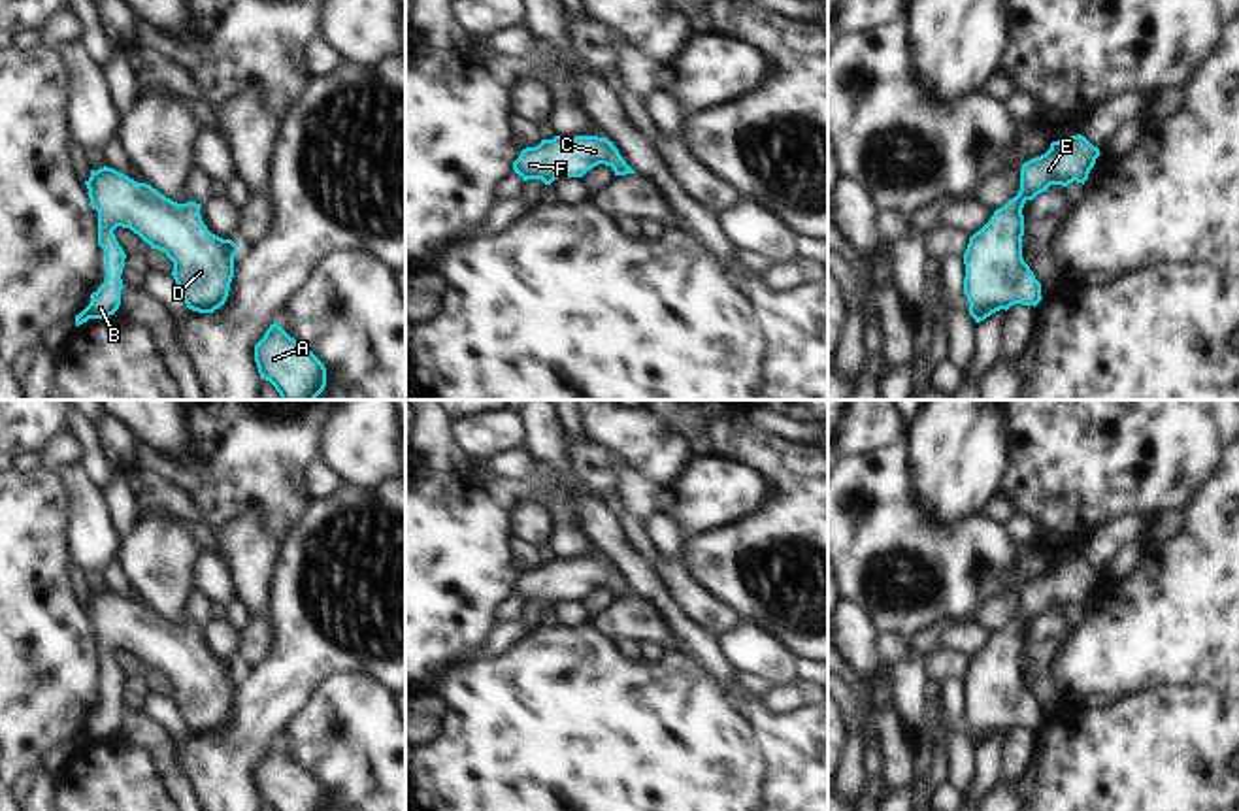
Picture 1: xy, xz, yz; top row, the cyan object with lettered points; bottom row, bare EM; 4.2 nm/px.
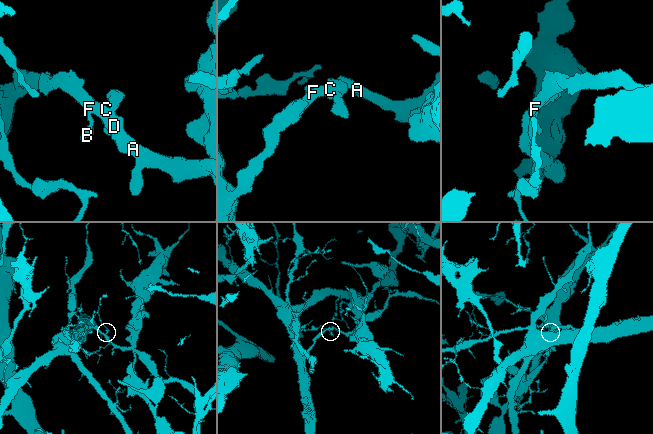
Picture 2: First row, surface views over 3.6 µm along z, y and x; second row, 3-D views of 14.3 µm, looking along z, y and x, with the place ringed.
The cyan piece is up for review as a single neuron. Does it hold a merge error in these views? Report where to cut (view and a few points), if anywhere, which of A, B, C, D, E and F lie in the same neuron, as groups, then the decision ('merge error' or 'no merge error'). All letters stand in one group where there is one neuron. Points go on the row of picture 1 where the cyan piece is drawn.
no cut; A B C D E F; no merge error

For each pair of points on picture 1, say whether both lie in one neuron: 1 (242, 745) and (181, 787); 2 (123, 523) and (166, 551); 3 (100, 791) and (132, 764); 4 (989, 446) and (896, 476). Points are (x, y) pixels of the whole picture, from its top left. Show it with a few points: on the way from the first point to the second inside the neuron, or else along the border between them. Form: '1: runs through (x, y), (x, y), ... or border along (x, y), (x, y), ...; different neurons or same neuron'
1: border along (174, 753), (176, 764), (195, 791); different neurons
2: border along (140, 513), (134, 527), (121, 540); different neurons
3: runs through (108, 789), (125, 772); same neuron
4: border along (906, 425), (909, 440), (909, 487), (923, 512); different neurons

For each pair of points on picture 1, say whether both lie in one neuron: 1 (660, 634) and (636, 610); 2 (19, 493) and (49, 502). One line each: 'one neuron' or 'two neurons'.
1: one neuron
2: one neuron

